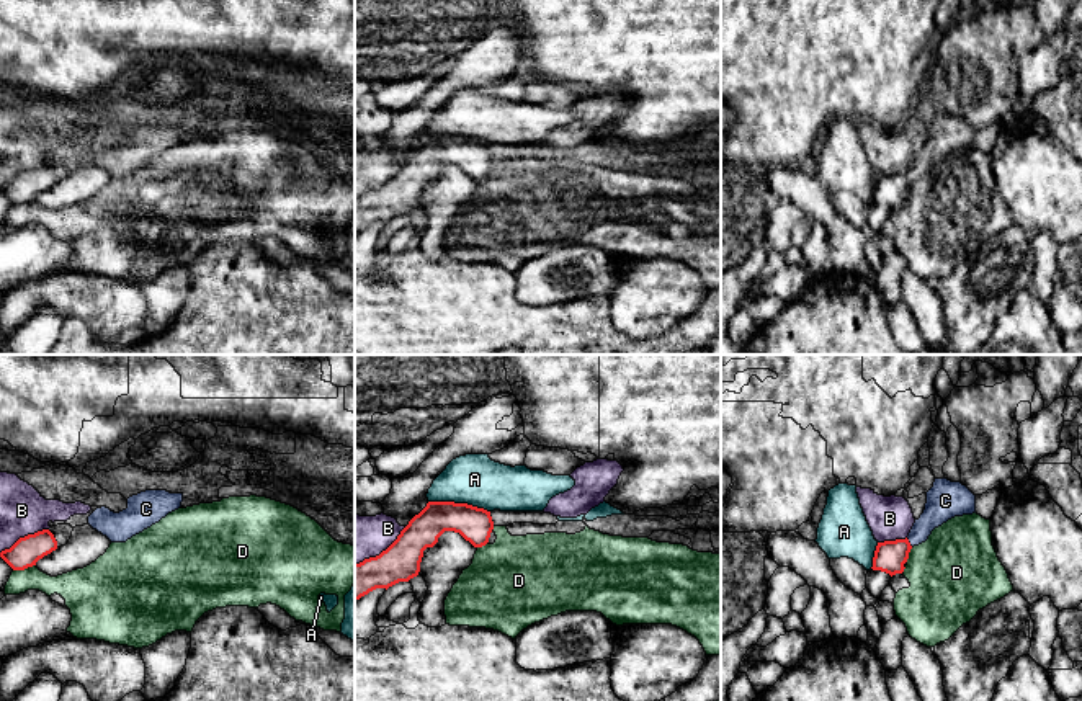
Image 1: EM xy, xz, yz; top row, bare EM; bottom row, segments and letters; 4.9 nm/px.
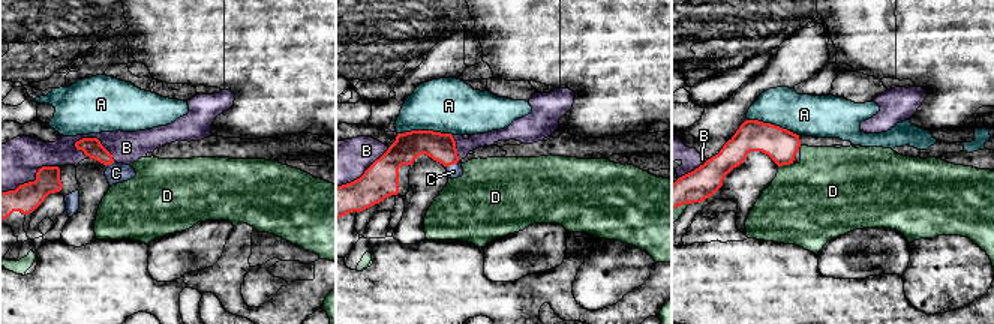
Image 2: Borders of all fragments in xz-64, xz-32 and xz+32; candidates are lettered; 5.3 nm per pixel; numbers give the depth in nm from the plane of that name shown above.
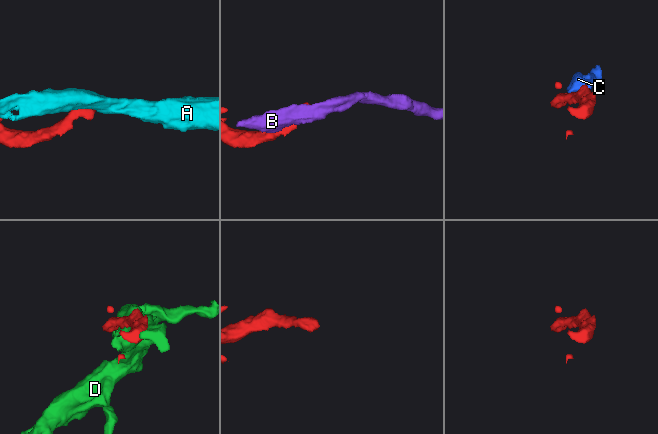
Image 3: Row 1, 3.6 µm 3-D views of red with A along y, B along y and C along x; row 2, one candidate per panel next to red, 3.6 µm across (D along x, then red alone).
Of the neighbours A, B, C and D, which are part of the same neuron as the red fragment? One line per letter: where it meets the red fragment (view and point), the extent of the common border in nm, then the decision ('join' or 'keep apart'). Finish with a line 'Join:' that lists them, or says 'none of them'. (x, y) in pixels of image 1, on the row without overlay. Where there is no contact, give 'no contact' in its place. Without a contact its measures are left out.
A: contact xz (460, 138); length 300 nm; keep apart
B: contact xy (25, 170); length 260 nm; keep apart
C: contact yz (909, 177); length 60 nm; join
D: contact xy (23, 203); length 120 nm; keep apart
Join: C

